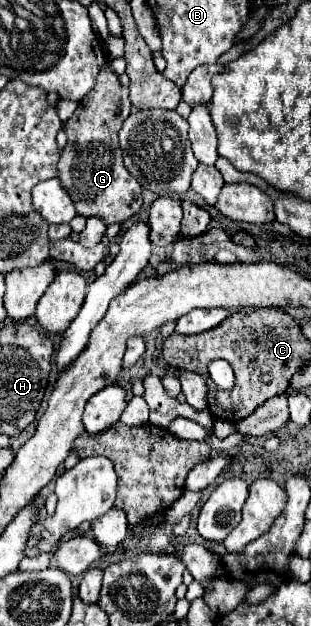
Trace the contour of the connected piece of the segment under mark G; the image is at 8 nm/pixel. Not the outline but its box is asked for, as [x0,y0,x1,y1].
[57,67,143,225]

